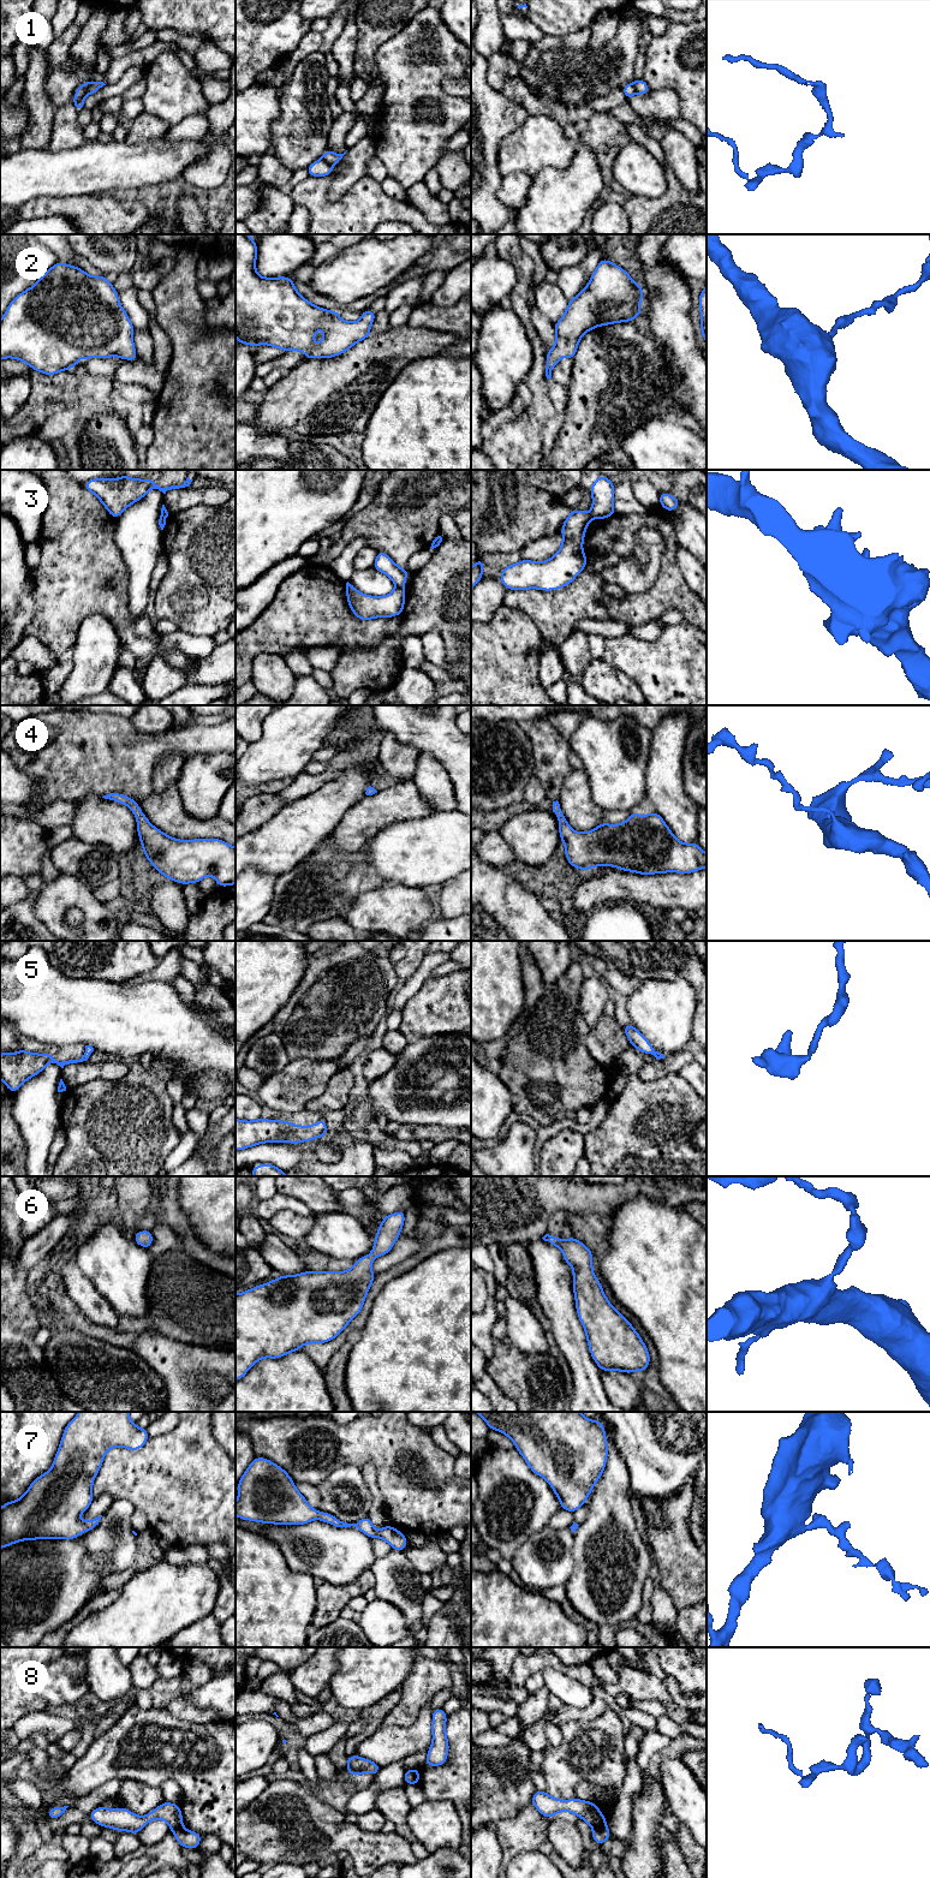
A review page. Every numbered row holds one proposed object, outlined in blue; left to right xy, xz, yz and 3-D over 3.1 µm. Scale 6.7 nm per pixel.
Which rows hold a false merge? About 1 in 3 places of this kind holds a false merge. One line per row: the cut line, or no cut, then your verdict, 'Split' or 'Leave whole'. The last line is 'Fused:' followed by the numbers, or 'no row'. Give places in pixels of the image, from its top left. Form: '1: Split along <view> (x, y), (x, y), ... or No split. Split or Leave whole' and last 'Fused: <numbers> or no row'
1: Split along xy (90, 82), (85, 94), (75, 103). Split
2: No split. Leave whole
3: Split along xz (397, 586), (403, 589). Split
4: No split. Leave whole
5: No split. Leave whole
6: No split. Leave whole
7: No split. Leave whole
8: No split. Leave whole
Fused: 1, 3

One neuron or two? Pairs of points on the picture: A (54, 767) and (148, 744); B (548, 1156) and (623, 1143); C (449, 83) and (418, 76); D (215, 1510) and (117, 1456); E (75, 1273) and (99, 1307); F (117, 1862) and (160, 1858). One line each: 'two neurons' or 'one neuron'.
A: one neuron
B: two neurons
C: two neurons
D: one neuron
E: one neuron
F: one neuron

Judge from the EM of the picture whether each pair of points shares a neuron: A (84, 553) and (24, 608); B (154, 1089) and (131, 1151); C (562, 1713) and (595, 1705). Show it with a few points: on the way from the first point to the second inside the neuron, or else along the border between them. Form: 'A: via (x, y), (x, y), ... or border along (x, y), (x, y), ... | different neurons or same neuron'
A: border along (30, 572), (35, 615), (27, 627) | different neurons
B: via (138, 1104), (131, 1116), (131, 1136) | same neuron
C: via (571, 1713), (586, 1713) | same neuron

